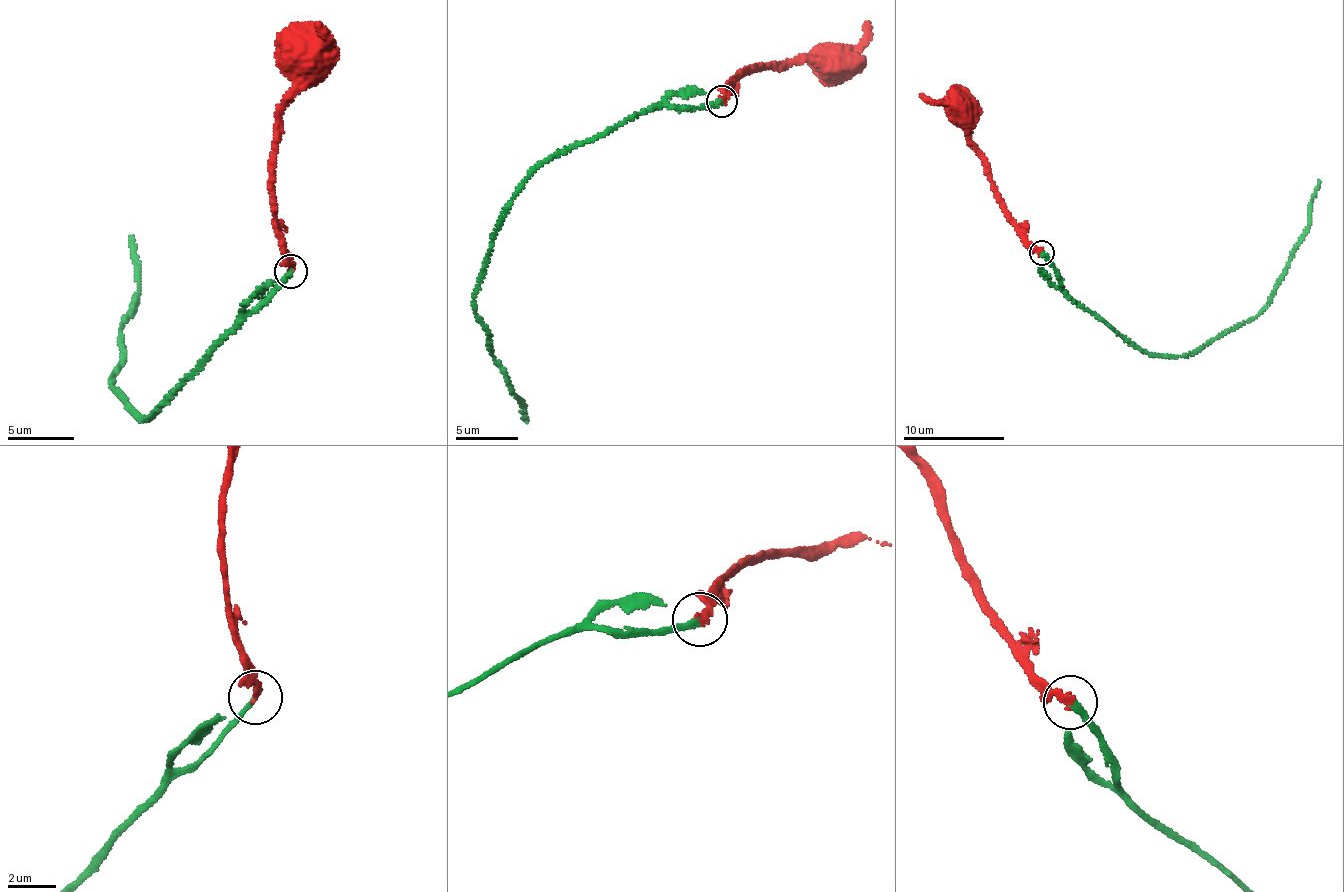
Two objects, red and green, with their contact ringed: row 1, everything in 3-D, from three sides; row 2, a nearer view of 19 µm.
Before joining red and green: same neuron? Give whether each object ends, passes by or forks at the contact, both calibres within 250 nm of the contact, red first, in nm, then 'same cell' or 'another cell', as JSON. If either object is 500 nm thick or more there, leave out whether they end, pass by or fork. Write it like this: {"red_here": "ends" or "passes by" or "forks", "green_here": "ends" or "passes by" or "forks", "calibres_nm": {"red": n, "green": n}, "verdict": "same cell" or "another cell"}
{"red_here": "ends", "green_here": "ends", "calibres_nm": {"red": 220, "green": 240}, "verdict": "same cell"}

